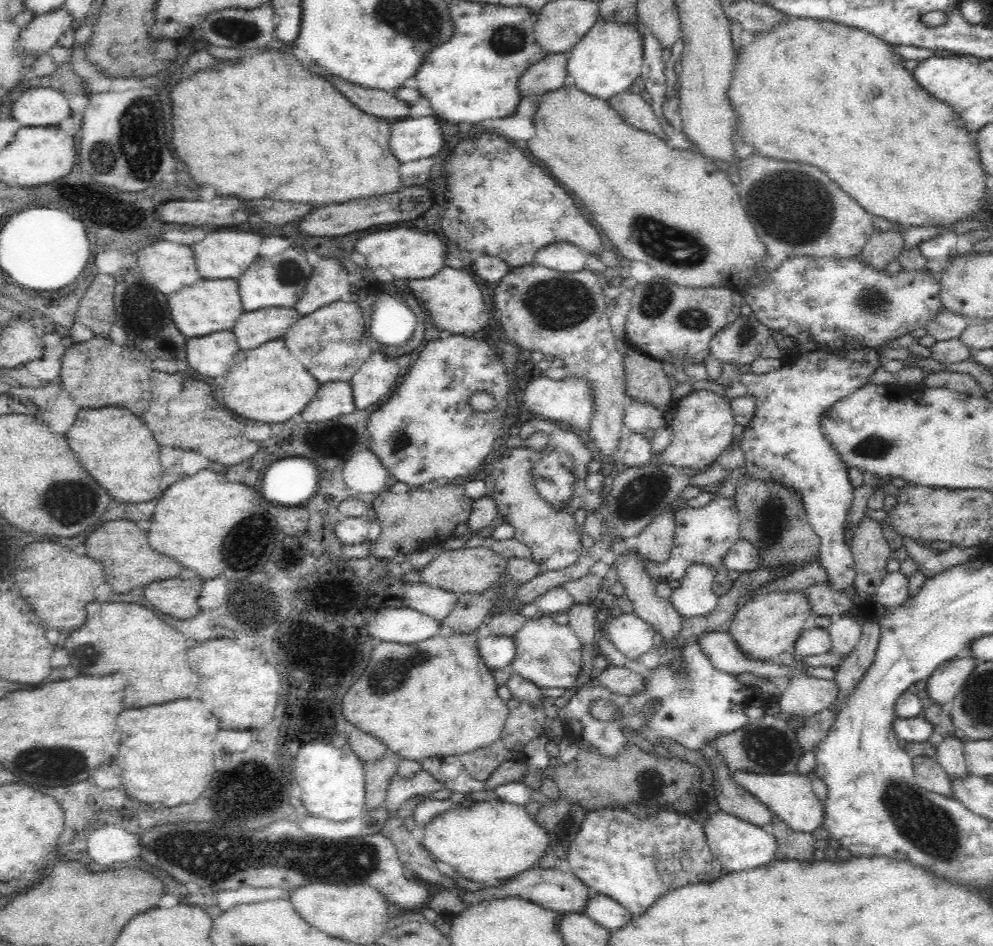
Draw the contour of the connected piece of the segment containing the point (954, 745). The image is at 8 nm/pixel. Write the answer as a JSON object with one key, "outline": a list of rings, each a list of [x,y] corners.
{"outline":[[[960,735],[946,736],[944,740],[937,739],[936,746],[936,754],[934,757],[941,764],[941,767],[949,774],[950,778],[965,777],[970,774],[963,755],[964,740]]]}

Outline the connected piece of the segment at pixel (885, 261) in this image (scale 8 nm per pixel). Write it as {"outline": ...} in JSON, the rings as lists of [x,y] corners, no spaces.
{"outline":[[[896,228],[880,232],[874,231],[861,250],[861,256],[865,262],[870,262],[874,269],[885,270],[891,261],[899,258],[903,246],[902,233]]]}

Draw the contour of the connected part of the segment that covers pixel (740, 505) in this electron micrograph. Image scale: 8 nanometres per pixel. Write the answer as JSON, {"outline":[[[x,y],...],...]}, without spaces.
{"outline":[[[742,476],[736,481],[736,505],[740,518],[739,539],[752,543],[758,550],[764,568],[791,567],[796,561],[802,566],[818,553],[820,538],[813,532],[802,496],[774,481],[758,481]]]}

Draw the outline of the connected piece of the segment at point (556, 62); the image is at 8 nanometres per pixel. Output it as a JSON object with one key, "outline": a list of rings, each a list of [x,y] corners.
{"outline":[[[548,53],[520,77],[518,82],[520,95],[522,97],[542,95],[569,83],[567,60],[567,53]]]}

